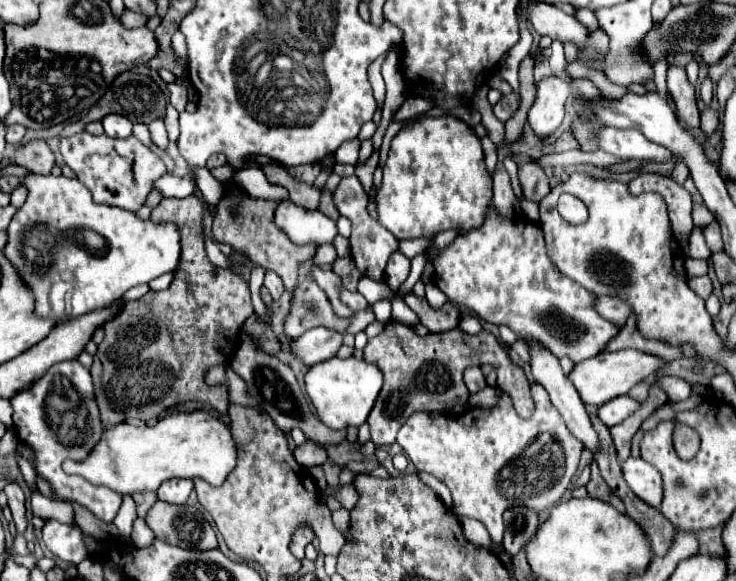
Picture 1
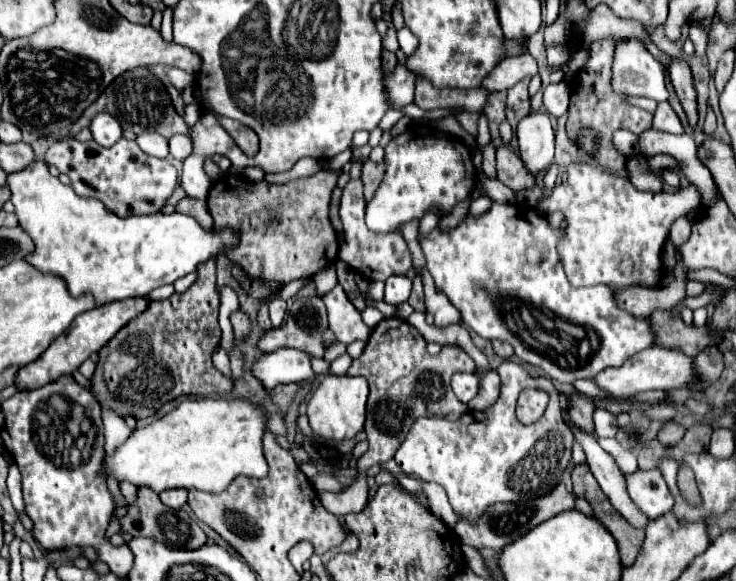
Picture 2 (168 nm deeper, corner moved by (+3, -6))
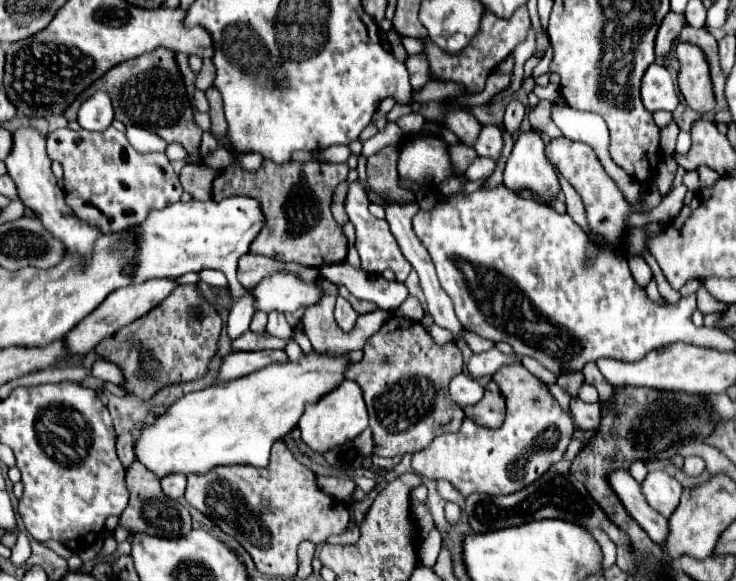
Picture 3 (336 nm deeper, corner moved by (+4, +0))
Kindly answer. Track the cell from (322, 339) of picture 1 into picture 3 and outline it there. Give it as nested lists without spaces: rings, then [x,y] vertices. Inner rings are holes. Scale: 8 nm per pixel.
[[[259,350],[255,354],[247,352],[233,352],[229,356],[225,356],[223,366],[219,370],[219,380],[233,380],[233,378],[241,378],[247,374],[253,374],[255,370],[261,370],[263,366],[275,364],[275,362],[287,362],[287,354],[285,350]]]

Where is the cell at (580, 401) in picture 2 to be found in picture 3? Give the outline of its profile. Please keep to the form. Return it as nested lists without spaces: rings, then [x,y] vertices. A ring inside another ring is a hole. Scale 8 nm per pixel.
[[[569,372],[569,374],[559,374],[559,382],[557,382],[563,390],[569,392],[571,398],[577,396],[579,388],[583,386],[583,374],[581,372]]]

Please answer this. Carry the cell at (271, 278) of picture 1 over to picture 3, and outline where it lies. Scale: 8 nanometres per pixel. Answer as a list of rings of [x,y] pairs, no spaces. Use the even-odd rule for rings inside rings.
[[[271,312],[271,314],[269,314],[269,322],[267,322],[267,332],[269,332],[271,336],[277,336],[277,338],[287,340],[287,338],[291,336],[291,326],[287,324],[285,314]]]

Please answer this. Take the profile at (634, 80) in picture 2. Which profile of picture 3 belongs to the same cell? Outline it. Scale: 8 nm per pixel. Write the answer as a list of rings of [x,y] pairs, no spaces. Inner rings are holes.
[[[653,62],[645,70],[643,82],[641,82],[641,100],[649,112],[655,112],[655,110],[673,112],[677,108],[679,96],[675,92],[673,80],[665,70],[665,66],[659,66]]]

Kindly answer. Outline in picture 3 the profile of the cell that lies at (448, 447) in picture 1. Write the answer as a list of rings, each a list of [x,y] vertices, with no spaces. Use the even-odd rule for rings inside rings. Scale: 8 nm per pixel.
[[[521,362],[501,366],[491,378],[495,380],[501,388],[503,396],[507,398],[507,416],[505,416],[503,424],[499,428],[487,428],[487,426],[479,426],[471,418],[465,418],[463,426],[455,434],[439,434],[427,448],[415,452],[411,458],[411,466],[419,476],[425,476],[431,480],[443,478],[443,480],[451,482],[453,488],[457,492],[461,492],[461,496],[465,496],[465,498],[475,492],[511,494],[511,492],[517,492],[517,490],[529,486],[531,482],[541,478],[549,470],[549,466],[563,460],[567,446],[573,438],[573,430],[575,430],[571,418],[561,410],[559,402],[551,396],[549,386],[545,382],[541,382],[539,378],[535,378]]]

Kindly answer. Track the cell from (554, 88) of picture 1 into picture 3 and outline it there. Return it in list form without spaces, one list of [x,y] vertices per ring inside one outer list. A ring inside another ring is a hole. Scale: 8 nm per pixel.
[[[531,128],[529,132],[519,134],[505,166],[505,186],[513,192],[531,188],[543,204],[557,196],[559,182],[547,162],[545,142],[539,130]]]

